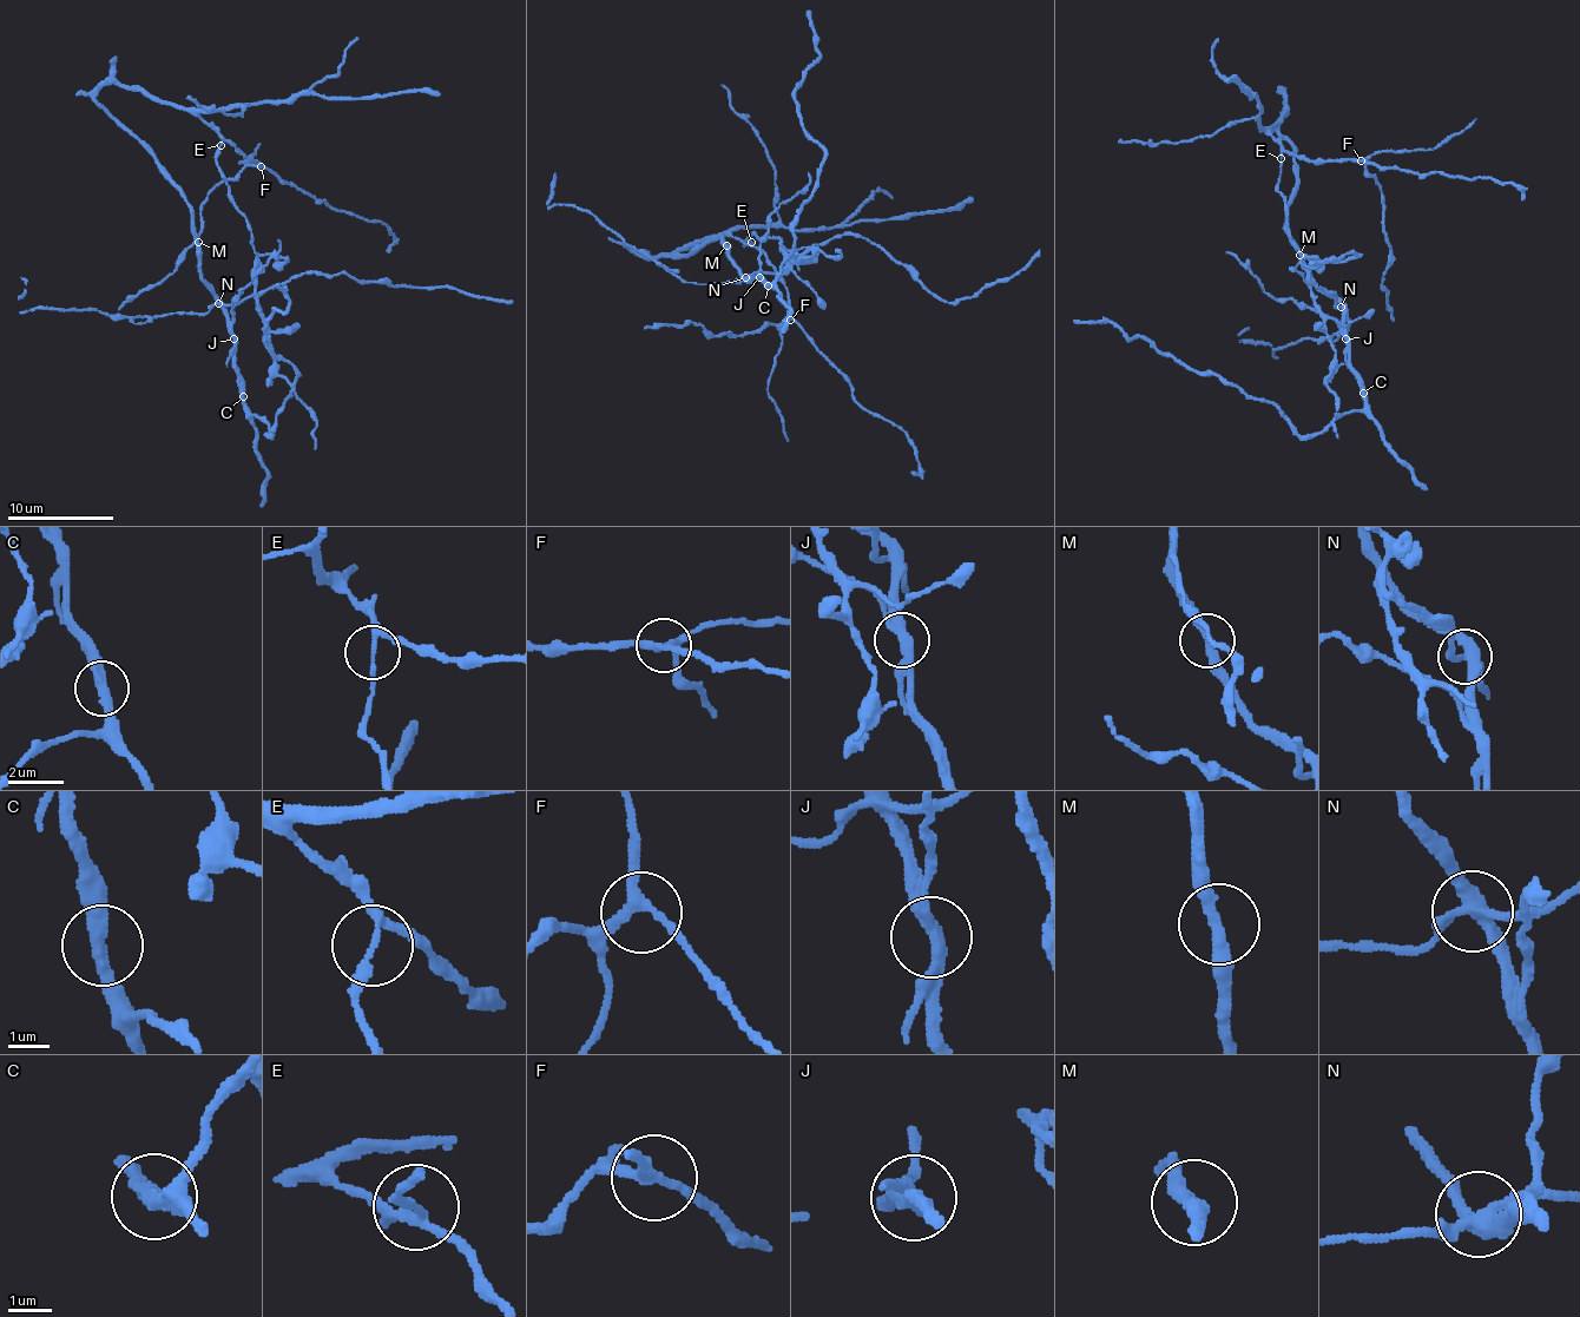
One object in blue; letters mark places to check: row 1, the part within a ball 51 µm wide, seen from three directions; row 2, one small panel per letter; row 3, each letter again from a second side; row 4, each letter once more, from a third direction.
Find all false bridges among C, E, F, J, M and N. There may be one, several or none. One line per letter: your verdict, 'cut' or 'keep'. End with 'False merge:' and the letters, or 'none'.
C: keep
E: cut
F: keep
J: cut
M: keep
N: cut
False merge: E, J, N

